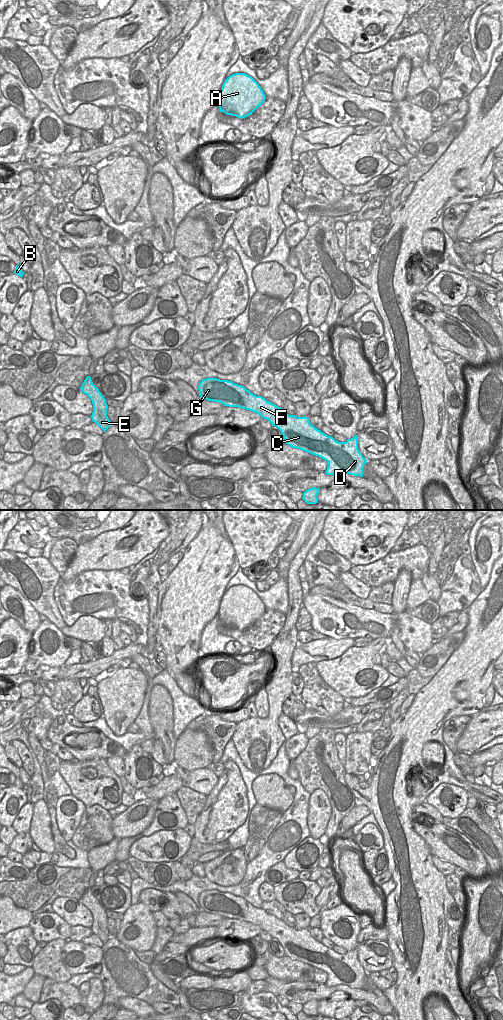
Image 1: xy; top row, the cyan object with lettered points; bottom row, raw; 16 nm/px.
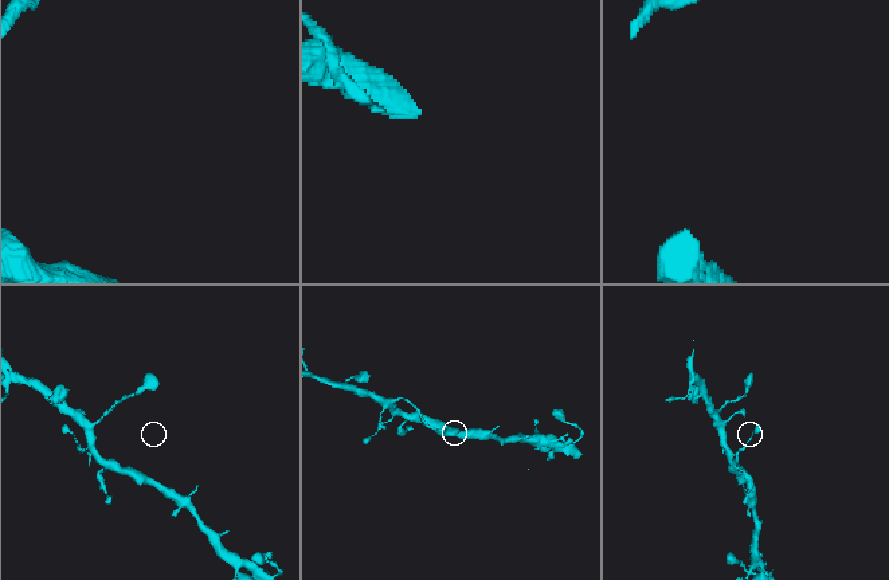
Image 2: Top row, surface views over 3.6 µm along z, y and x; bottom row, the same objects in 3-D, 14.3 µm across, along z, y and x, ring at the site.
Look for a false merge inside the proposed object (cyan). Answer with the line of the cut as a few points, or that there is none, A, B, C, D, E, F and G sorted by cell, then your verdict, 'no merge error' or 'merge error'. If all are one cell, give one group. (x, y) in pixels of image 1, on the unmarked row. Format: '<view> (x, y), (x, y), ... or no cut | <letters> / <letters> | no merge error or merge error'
no cut | A B C D E F G | no merge error

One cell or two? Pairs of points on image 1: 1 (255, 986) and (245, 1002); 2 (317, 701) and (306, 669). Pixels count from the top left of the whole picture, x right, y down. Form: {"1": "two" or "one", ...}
{"1": "two", "2": "one"}

